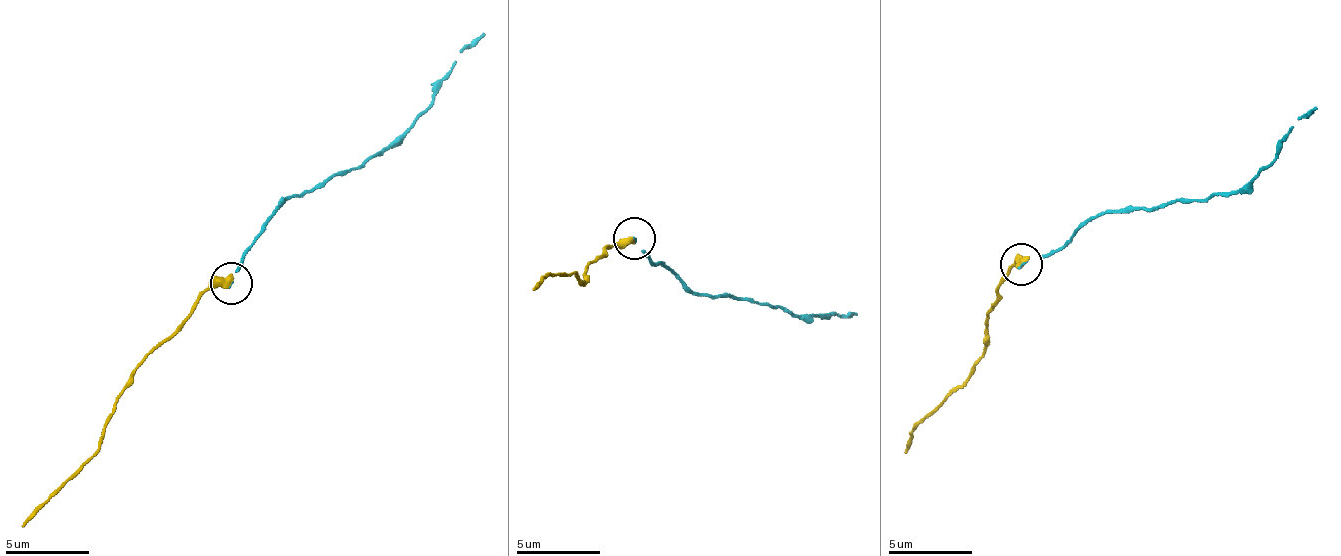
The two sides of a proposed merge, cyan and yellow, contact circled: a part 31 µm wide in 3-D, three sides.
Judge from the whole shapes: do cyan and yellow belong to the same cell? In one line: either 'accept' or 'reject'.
accept

